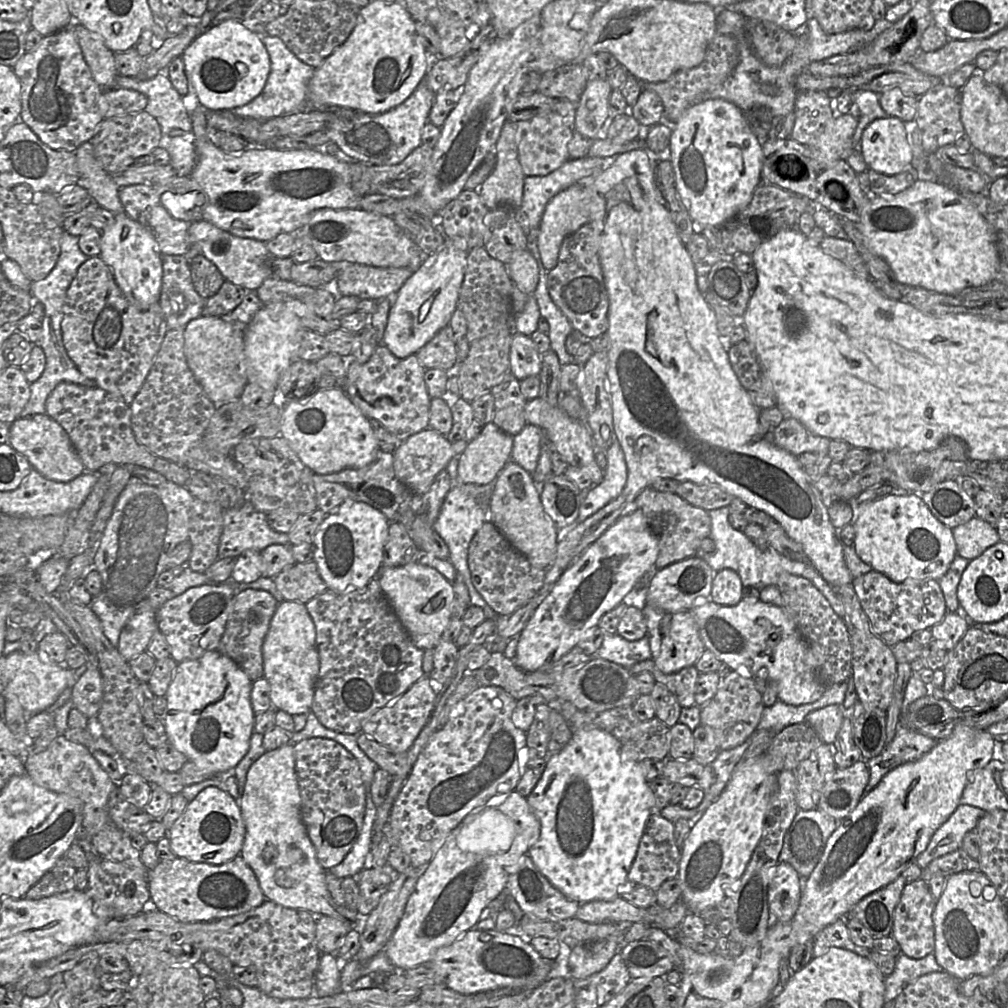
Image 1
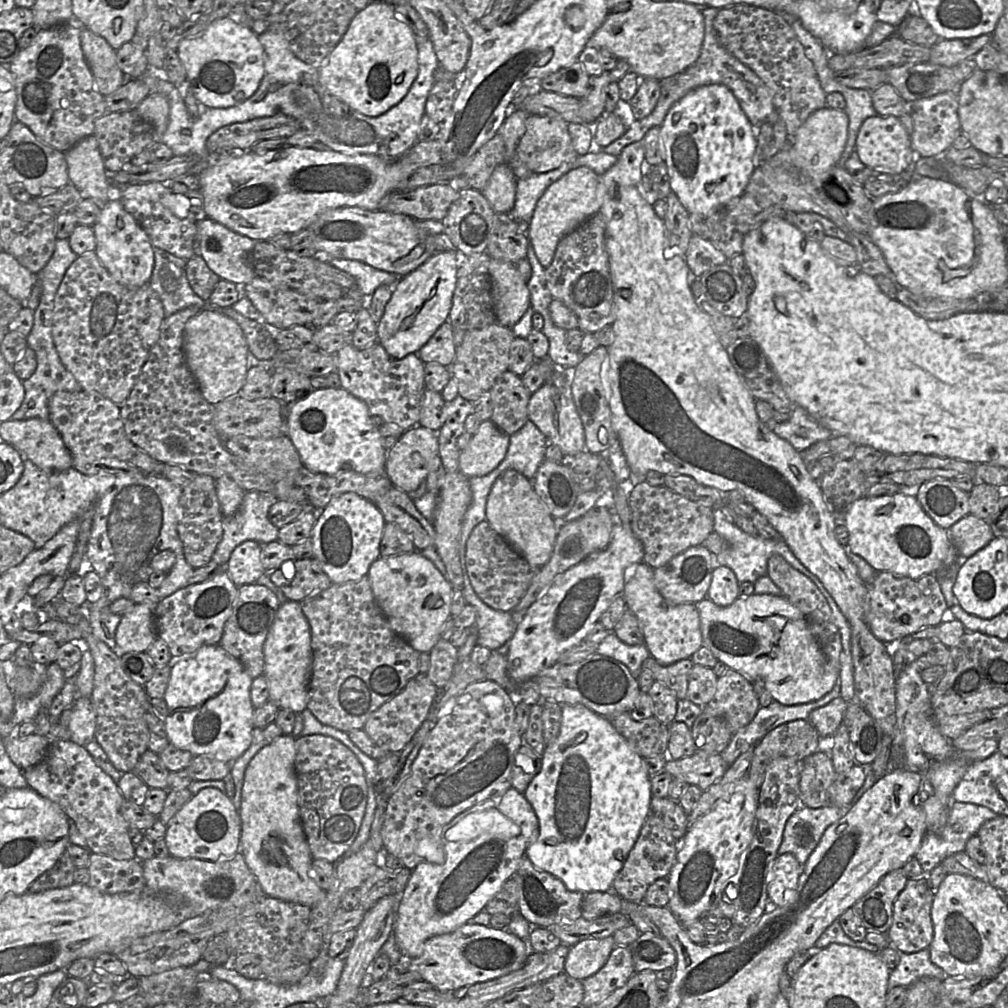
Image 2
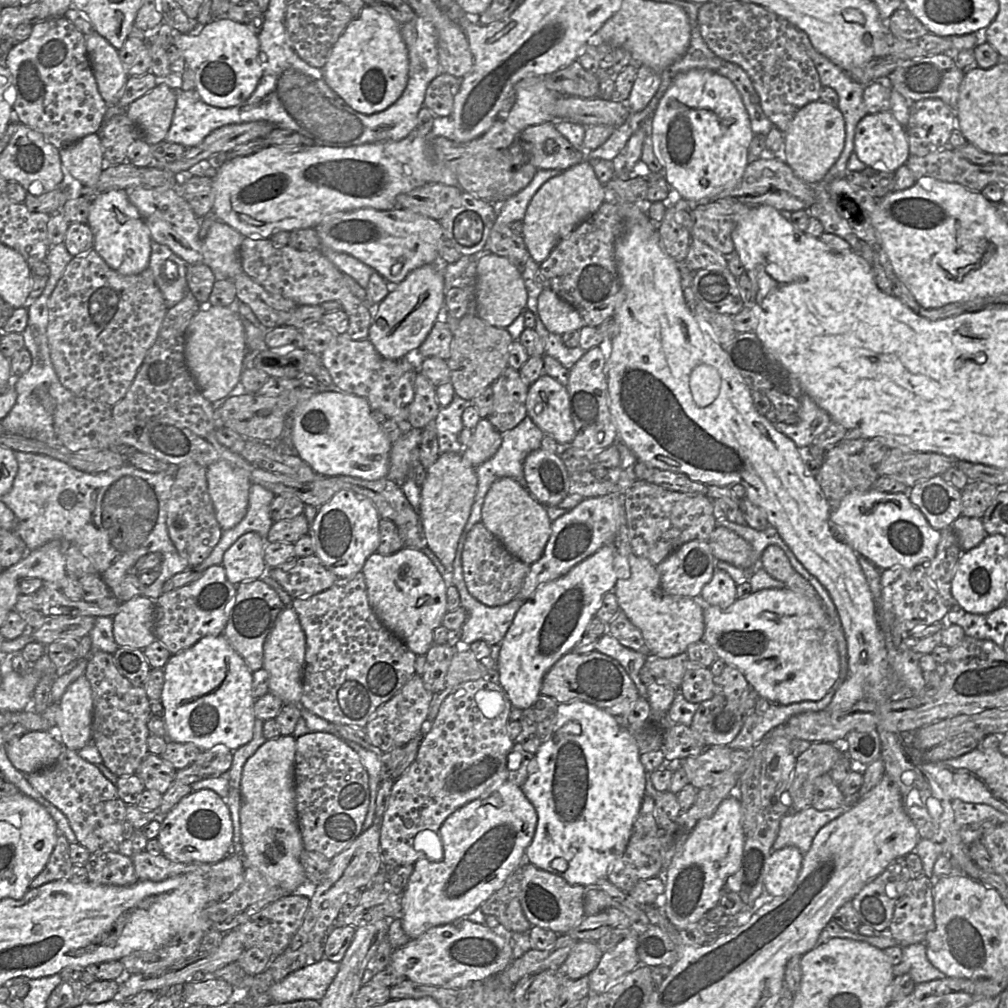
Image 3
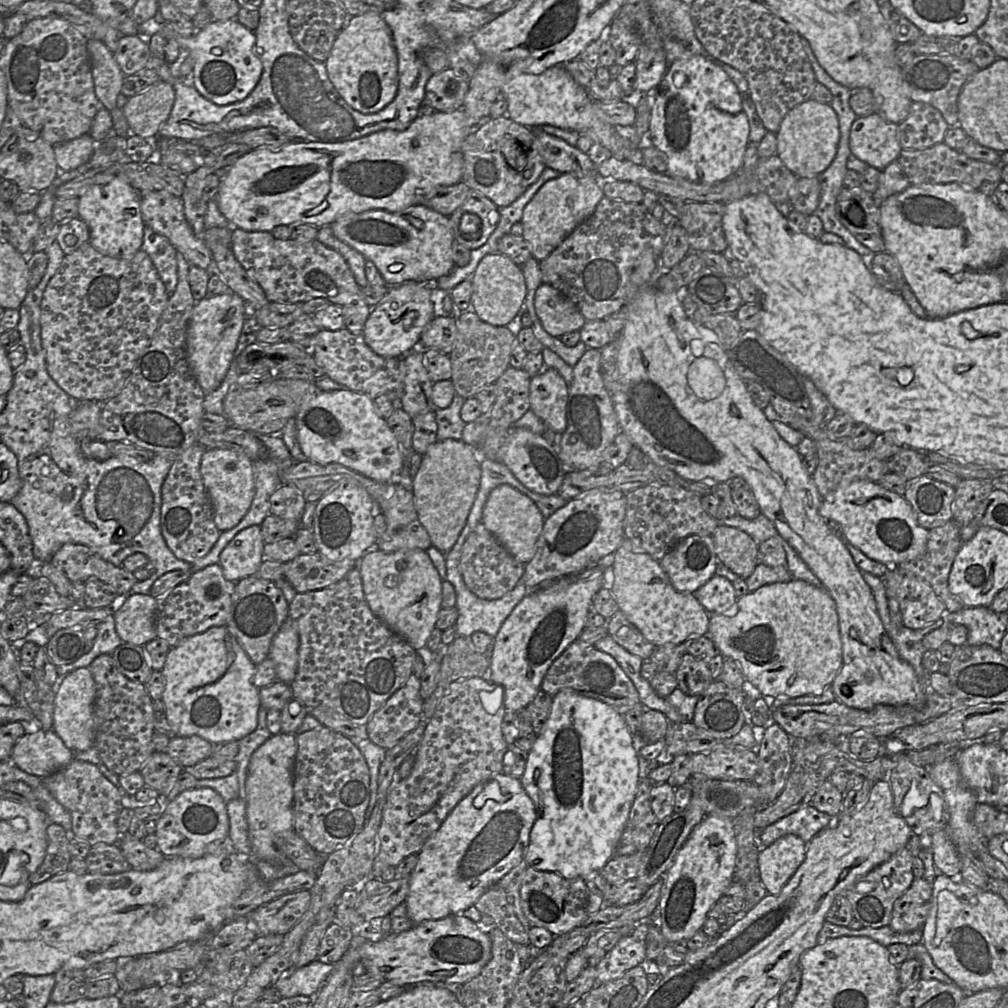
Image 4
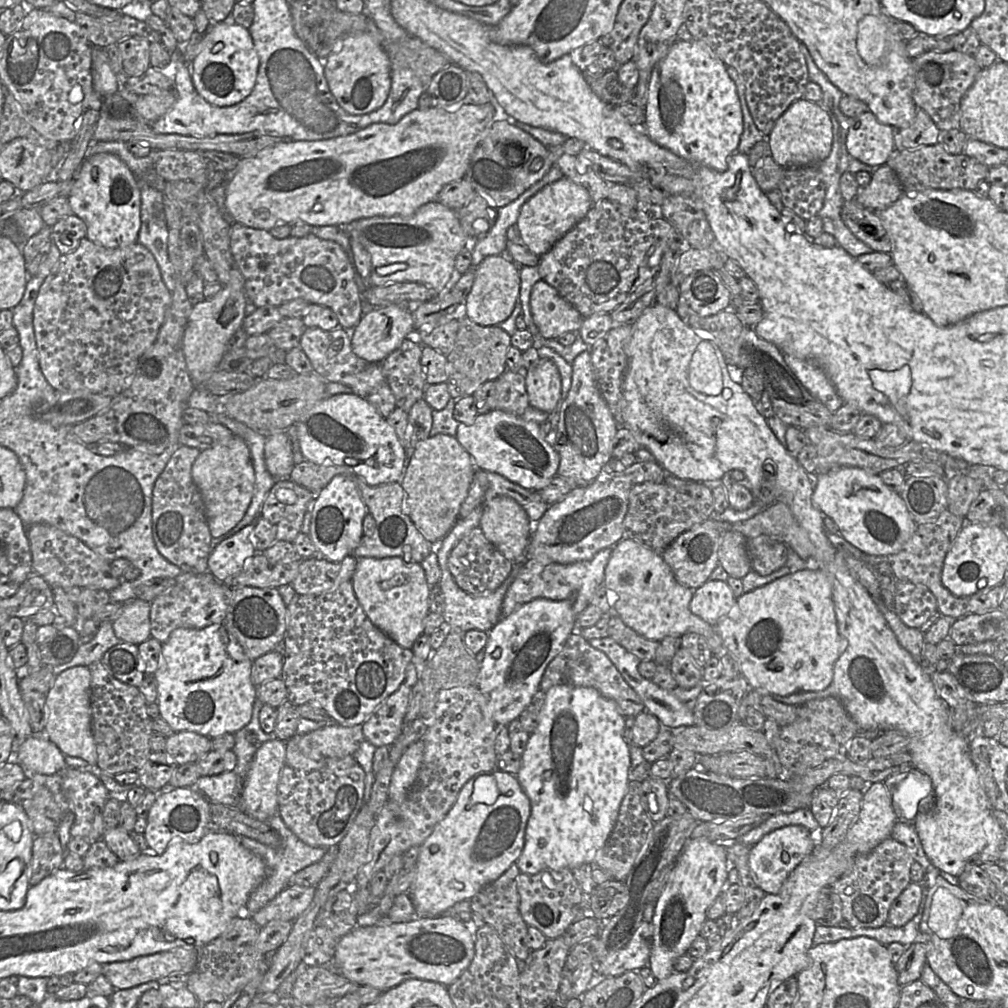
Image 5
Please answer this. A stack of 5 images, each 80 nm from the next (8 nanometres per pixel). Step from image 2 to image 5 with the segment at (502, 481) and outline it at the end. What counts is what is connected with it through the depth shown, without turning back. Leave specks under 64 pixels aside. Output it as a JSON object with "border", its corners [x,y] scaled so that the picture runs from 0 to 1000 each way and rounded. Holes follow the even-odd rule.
{"border":[[[501,492],[488,495],[475,523],[500,553],[510,561],[520,559],[530,520],[512,496]]]}

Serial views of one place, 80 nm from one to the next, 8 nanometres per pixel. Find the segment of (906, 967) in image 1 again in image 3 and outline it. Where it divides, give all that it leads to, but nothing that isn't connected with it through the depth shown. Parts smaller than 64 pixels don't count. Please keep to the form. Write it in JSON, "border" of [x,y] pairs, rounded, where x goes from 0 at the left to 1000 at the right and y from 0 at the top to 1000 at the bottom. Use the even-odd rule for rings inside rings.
{"border":[[[918,936],[895,939],[895,952],[886,958],[886,967],[890,969],[896,966],[903,967],[908,976],[939,969],[921,952]]]}

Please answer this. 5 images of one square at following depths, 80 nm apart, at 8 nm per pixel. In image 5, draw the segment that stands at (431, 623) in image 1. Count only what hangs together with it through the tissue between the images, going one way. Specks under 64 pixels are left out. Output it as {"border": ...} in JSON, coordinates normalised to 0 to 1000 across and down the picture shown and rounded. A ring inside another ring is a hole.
{"border":[[[397,553],[357,554],[348,576],[351,589],[368,618],[399,642],[408,644],[412,635],[420,629],[421,614],[426,609],[428,583],[418,560],[403,558]]]}

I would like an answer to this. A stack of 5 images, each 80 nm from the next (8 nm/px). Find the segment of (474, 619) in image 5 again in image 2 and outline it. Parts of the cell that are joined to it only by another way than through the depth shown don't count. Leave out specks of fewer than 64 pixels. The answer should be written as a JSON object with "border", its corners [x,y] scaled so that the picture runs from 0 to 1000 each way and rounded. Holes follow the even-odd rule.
{"border":[[[460,574],[458,588],[462,598],[472,604],[470,623],[473,627],[473,639],[493,646],[505,637],[512,623],[507,608],[482,600],[473,591],[467,578],[461,577]]]}

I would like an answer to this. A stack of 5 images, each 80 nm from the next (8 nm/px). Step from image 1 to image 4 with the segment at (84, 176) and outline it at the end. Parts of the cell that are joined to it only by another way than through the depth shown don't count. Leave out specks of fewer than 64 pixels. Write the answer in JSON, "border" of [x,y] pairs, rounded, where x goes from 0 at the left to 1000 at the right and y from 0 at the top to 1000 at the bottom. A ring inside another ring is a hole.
{"border":[[[83,133],[75,138],[53,144],[56,160],[64,170],[77,167],[87,161],[95,148],[95,143],[89,133]]]}

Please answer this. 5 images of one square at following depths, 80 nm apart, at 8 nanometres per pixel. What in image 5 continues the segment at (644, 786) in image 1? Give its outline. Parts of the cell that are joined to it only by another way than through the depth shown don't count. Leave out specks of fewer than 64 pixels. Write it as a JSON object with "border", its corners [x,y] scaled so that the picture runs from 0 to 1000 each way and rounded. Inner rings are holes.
{"border":[[[557,679],[541,687],[533,721],[526,728],[517,749],[517,762],[511,769],[527,798],[520,841],[511,855],[517,866],[532,867],[543,861],[567,863],[577,857],[588,857],[592,844],[609,821],[625,776],[625,743],[619,732],[621,721],[622,712],[611,697],[590,683]]]}

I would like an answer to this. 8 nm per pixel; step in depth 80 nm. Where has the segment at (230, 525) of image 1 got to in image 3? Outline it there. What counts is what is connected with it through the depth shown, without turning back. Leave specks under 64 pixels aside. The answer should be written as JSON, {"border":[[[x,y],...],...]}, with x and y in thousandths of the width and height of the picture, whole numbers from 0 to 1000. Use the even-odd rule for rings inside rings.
{"border":[[[249,480],[247,487],[247,500],[243,513],[231,524],[220,528],[219,534],[208,551],[196,562],[202,566],[208,562],[220,559],[224,546],[241,530],[254,528],[264,535],[271,520],[268,513],[268,503],[273,490],[257,480]]]}

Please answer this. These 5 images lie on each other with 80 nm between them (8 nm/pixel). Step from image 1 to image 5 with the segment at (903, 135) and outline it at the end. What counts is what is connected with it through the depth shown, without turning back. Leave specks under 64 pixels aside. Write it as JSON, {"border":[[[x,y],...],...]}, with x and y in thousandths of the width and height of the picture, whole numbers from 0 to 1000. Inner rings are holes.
{"border":[[[863,110],[842,117],[839,146],[842,154],[866,167],[878,164],[888,148],[886,125],[875,123]]]}

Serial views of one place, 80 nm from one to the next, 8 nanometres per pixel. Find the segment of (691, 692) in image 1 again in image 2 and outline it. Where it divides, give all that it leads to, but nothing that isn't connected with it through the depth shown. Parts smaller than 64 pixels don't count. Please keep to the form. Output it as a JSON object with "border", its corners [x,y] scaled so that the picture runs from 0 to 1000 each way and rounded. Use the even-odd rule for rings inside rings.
{"border":[[[644,652],[637,658],[636,664],[644,665],[649,676],[658,678],[668,685],[672,693],[682,693],[683,672],[688,658],[685,654],[677,654],[665,660],[657,660]]]}

